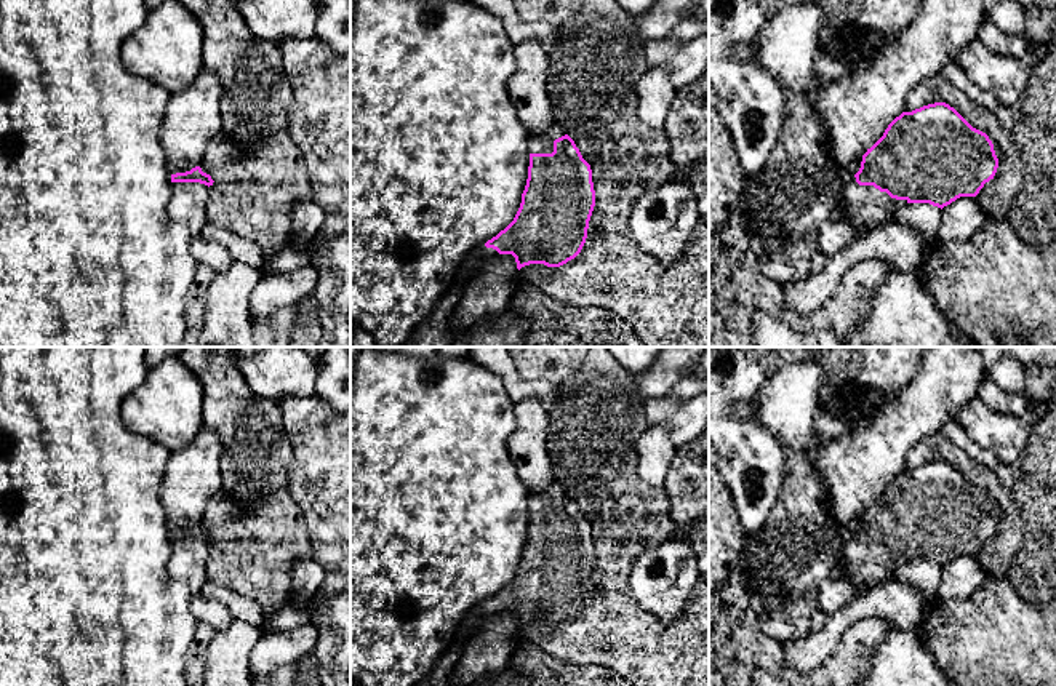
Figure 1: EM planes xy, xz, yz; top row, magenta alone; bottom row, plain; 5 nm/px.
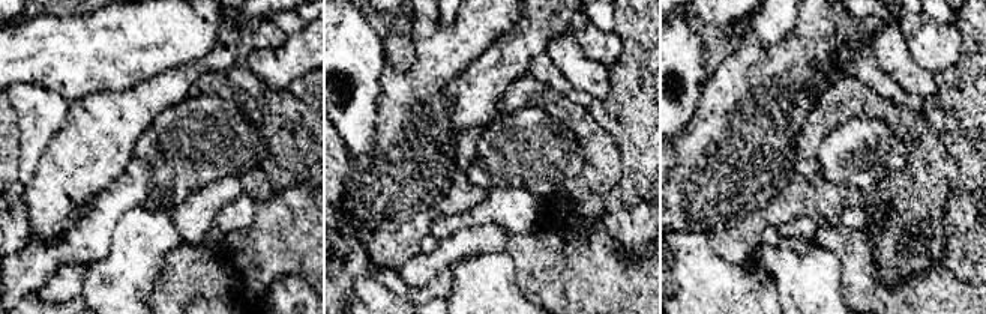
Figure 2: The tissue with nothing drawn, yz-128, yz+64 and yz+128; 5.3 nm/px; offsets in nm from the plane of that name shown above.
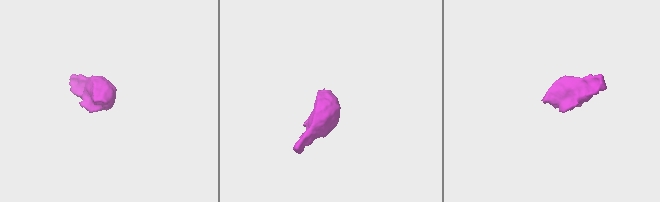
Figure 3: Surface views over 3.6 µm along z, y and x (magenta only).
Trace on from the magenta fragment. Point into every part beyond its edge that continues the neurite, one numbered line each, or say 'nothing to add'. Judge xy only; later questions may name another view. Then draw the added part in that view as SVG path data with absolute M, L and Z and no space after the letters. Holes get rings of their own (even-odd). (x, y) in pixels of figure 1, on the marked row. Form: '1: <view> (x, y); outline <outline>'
1: xy (188, 203); outline M171 182L171 190L166 208L170 221L182 224L192 238L200 237L206 224L210 187L200 182Z

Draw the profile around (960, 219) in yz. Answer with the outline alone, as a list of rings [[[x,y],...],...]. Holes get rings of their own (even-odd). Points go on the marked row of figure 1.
[[[960,197],[942,208],[938,238],[941,241],[962,241],[973,237],[986,222],[974,197]]]

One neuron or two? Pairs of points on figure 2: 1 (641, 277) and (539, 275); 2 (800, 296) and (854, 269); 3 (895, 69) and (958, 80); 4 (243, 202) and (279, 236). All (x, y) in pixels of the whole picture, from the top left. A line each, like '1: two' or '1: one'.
1: one
2: two
3: two
4: two

